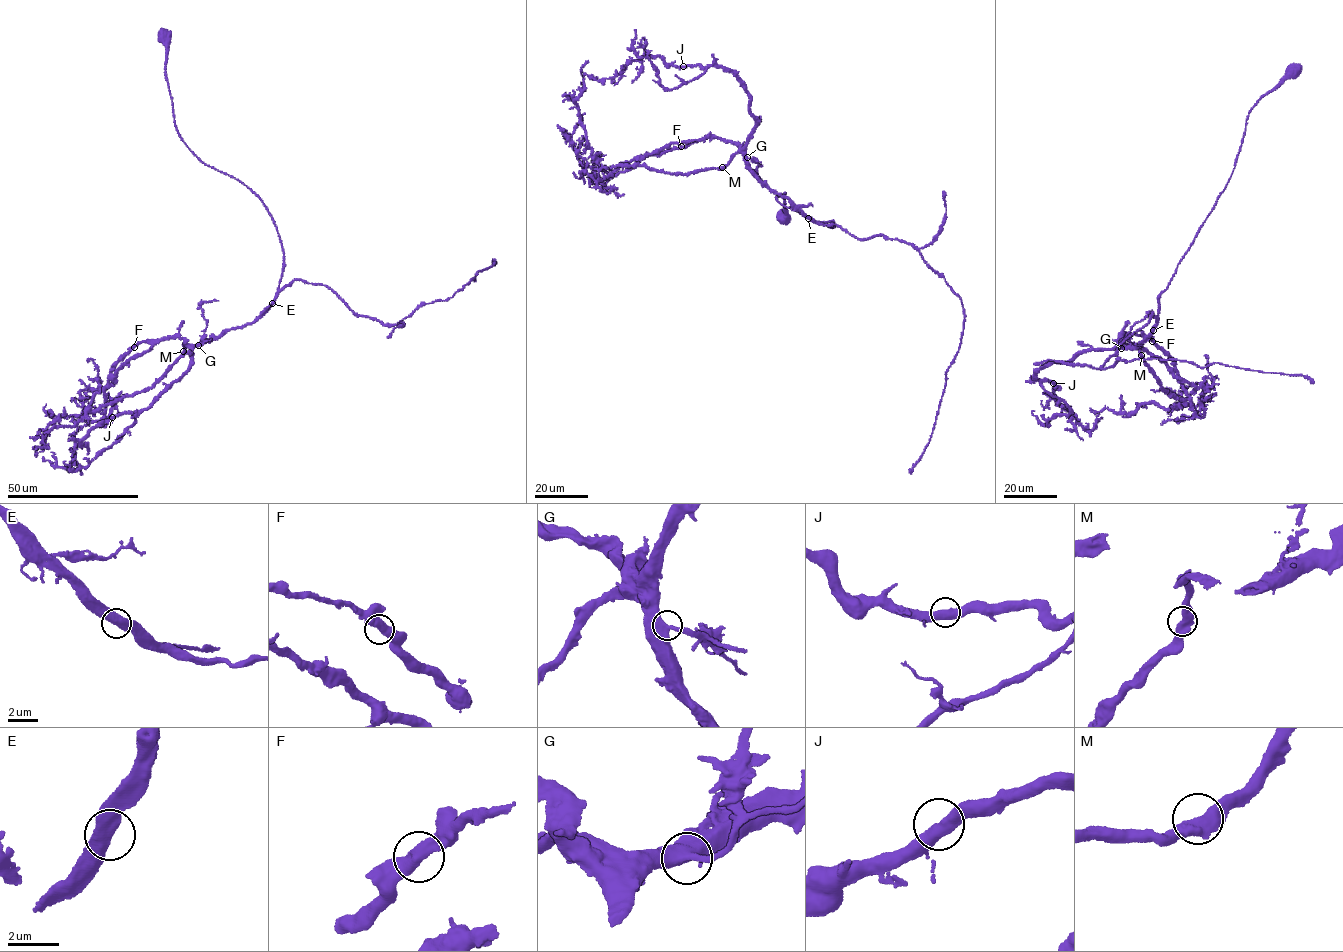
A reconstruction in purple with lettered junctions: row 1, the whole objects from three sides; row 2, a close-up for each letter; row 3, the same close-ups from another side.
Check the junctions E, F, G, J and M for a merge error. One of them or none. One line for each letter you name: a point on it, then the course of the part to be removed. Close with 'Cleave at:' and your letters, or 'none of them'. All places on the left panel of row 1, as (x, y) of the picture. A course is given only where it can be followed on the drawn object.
Cleave at: none of them

